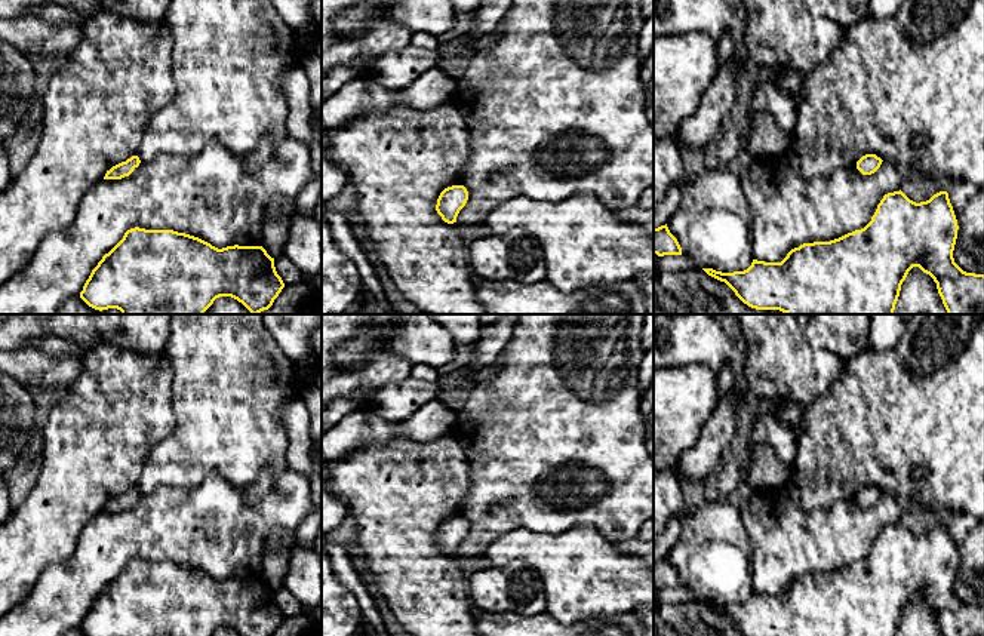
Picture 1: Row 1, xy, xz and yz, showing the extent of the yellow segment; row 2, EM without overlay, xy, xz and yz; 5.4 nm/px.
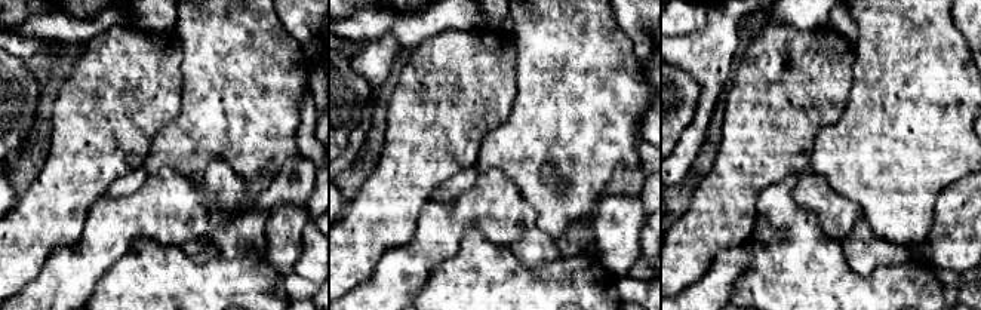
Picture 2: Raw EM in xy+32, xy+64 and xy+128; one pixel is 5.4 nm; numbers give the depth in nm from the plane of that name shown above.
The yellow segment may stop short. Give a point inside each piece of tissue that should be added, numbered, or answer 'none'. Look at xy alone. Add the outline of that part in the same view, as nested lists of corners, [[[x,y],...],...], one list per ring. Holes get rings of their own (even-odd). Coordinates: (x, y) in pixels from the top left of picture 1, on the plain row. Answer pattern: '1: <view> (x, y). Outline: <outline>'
none

